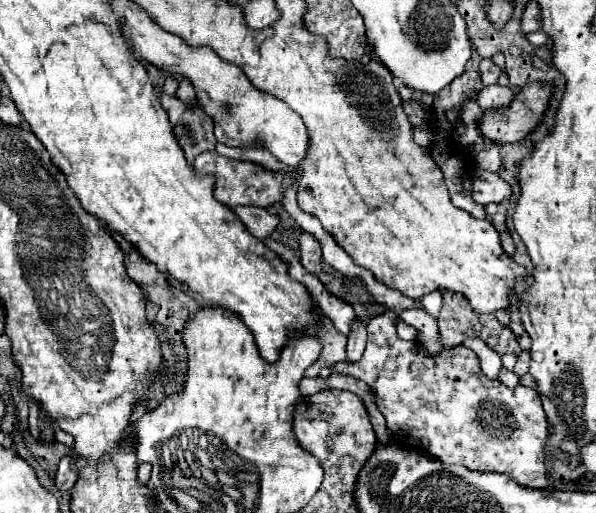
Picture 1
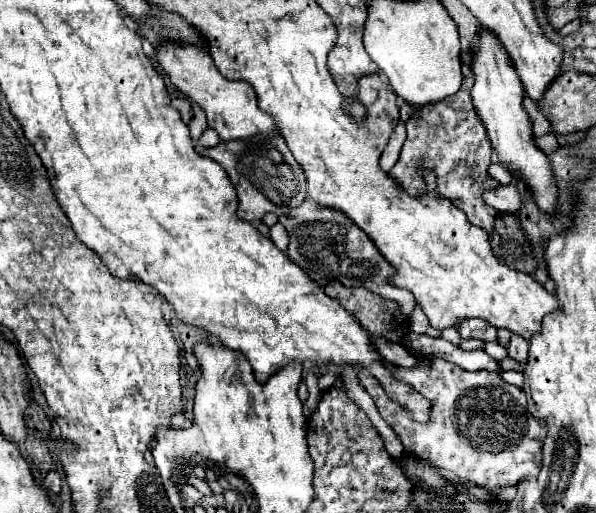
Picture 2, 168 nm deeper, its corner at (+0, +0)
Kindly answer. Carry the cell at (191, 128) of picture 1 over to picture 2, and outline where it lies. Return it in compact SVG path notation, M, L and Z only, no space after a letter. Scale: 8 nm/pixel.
M207 128L201 134L201 138L197 142L197 148L207 148L207 146L215 146L215 144L219 144L219 134L213 128Z

